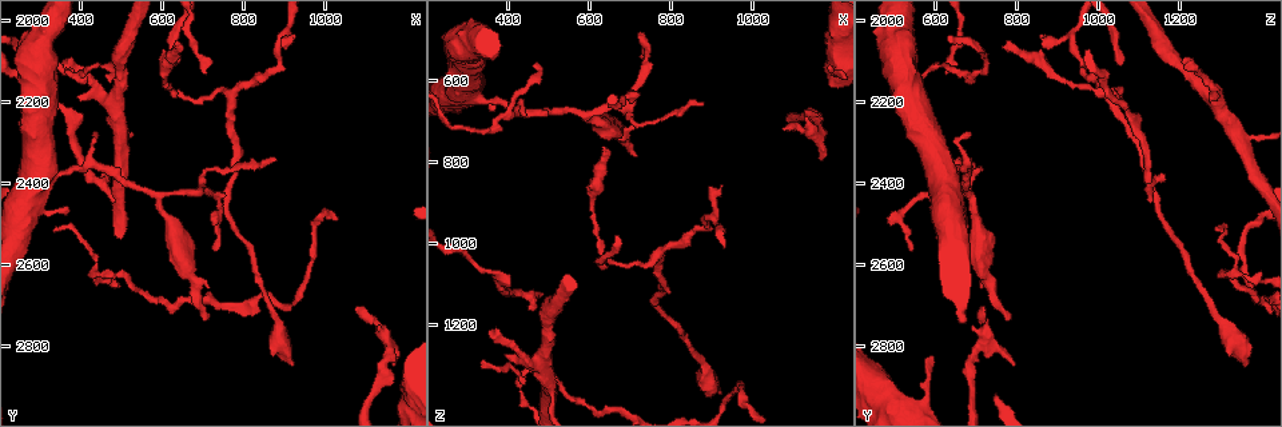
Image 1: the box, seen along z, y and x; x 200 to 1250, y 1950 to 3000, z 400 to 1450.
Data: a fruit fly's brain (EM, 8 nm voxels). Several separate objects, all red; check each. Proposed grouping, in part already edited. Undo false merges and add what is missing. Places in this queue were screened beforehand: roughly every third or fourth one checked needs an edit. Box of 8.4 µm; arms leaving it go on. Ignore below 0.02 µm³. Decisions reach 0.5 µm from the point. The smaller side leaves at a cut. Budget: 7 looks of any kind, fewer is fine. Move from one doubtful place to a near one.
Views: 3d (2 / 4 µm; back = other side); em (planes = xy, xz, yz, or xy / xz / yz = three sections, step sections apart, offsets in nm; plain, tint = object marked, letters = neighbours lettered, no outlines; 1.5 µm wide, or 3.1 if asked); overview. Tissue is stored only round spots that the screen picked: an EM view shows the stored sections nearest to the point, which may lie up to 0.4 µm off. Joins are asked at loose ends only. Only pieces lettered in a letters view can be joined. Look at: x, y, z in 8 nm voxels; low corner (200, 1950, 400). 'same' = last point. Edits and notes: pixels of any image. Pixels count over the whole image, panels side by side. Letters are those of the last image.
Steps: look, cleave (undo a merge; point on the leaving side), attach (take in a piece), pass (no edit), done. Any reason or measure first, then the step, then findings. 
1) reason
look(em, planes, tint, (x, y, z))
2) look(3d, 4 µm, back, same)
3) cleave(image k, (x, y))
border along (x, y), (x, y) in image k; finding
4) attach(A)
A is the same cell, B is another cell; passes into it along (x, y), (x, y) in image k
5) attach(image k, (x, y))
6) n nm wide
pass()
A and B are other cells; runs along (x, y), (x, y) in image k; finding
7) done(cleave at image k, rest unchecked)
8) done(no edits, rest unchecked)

free end
look(3d, 4 µm, (645, 2065, 770))

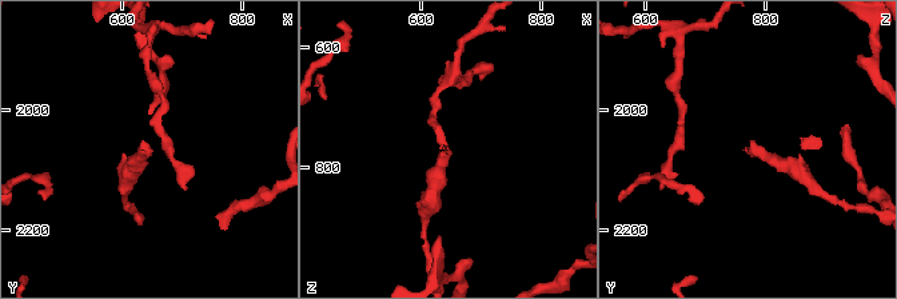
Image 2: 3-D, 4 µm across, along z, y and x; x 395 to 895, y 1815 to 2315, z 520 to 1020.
need the tissue
look(em, planes, tint, (650, 2055, 770))

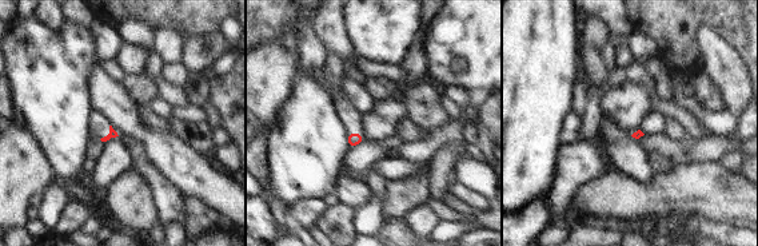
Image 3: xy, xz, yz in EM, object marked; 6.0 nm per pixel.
what lies round it
look(em, planes, letters, same)

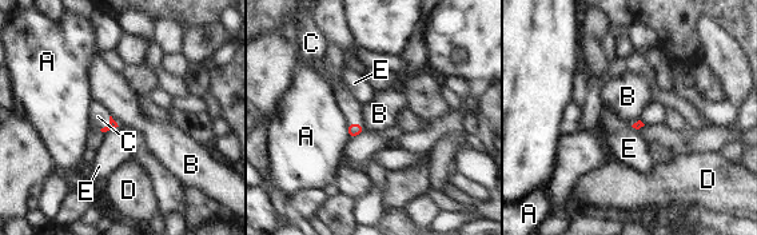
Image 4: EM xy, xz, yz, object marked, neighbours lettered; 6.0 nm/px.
C touches over 110 nm
attach(C)
C is the same cell, A, B, D and E are other cells; the neuron continues

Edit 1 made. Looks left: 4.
redraw
look(overview)

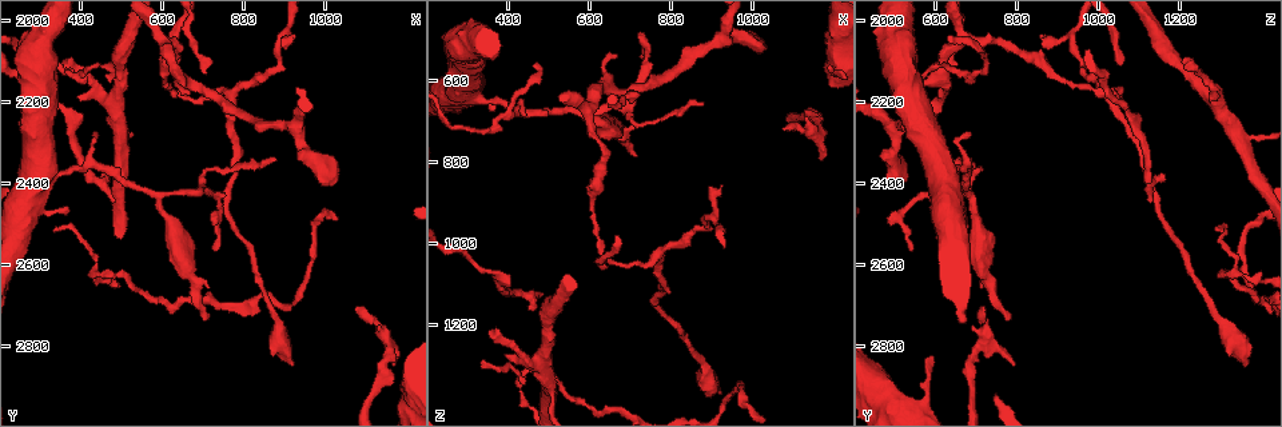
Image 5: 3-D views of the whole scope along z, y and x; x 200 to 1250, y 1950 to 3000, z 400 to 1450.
free end
look(em, xy, step 4, letters, (435, 2280, 685))

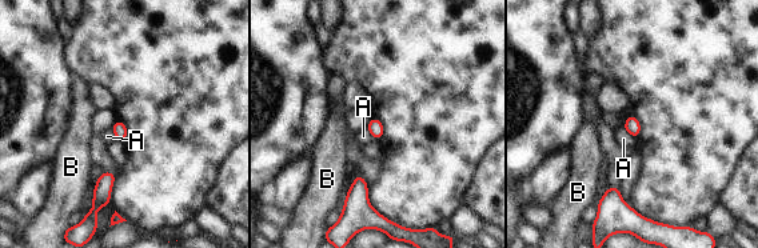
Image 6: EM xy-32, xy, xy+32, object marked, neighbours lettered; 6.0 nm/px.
another direction
look(em, planes, letters, same)

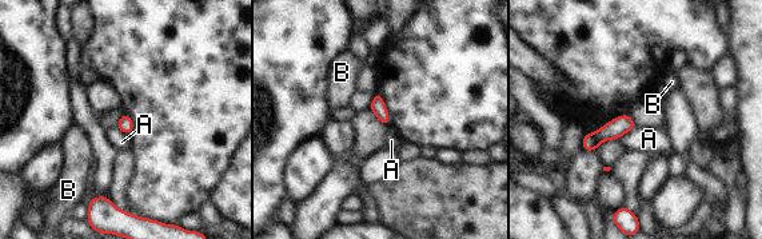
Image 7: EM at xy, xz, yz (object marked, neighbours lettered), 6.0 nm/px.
pass()
A and B are other cells; no lettered piece goes on from it

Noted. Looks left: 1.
done(attach at image 4, rest unchecked)

